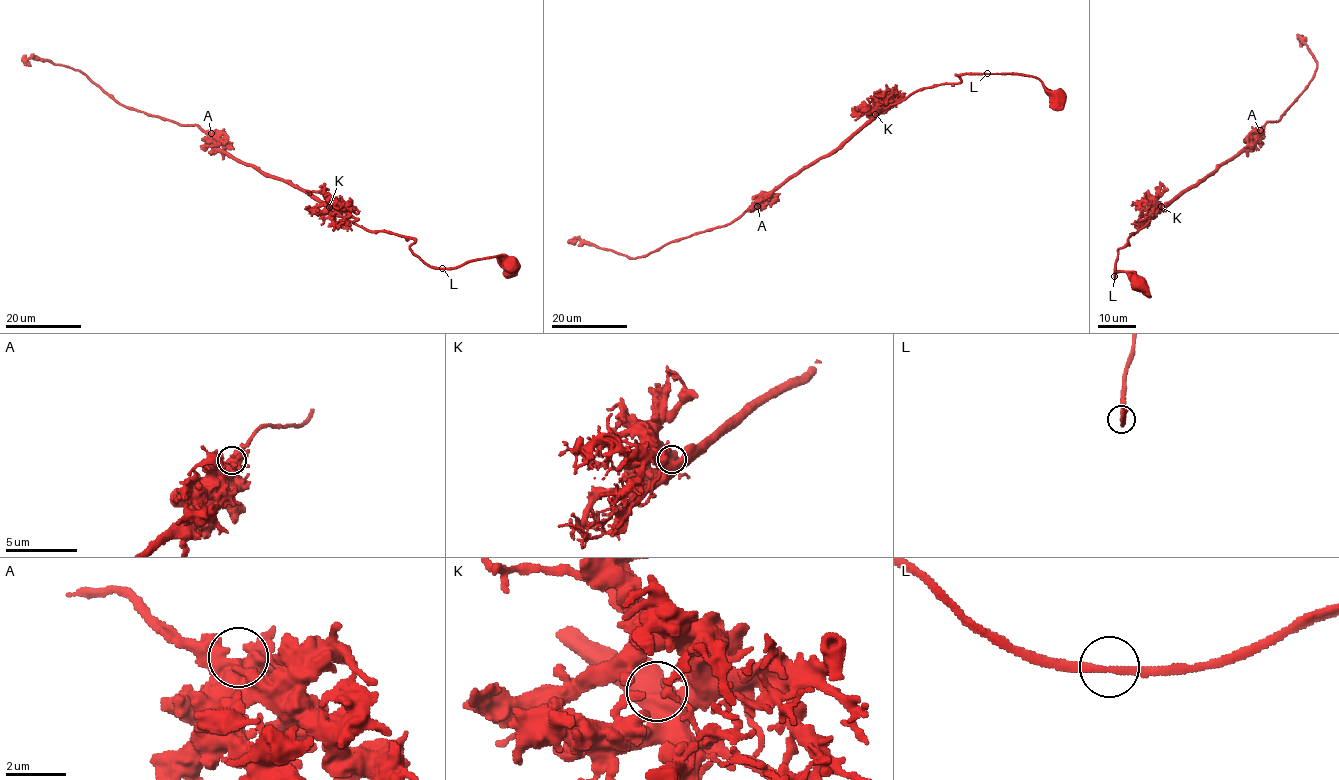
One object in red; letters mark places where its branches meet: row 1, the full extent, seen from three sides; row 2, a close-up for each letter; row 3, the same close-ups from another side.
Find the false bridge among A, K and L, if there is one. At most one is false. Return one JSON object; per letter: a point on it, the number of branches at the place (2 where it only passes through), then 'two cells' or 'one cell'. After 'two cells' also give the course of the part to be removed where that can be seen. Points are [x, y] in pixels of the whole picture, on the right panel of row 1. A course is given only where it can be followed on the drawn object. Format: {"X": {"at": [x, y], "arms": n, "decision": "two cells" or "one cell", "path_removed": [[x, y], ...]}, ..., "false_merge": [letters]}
{"A": {"at": [1260, 130], "arms": 4, "decision": "one cell"}, "K": {"at": [1161, 206], "arms": 2, "decision": "one cell"}, "L": {"at": [1114, 276], "arms": 2, "decision": "one cell"}, "false_merge": []}

